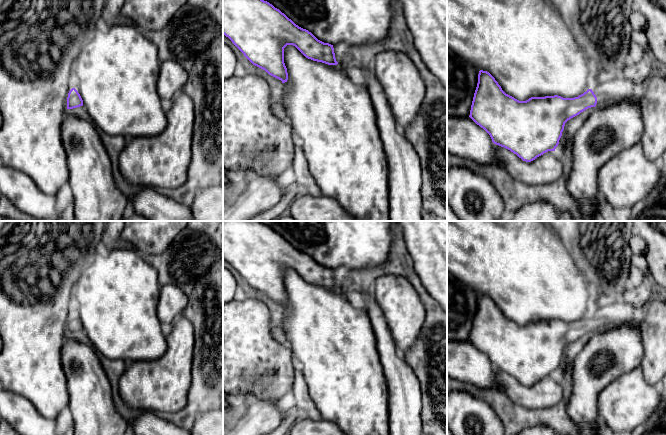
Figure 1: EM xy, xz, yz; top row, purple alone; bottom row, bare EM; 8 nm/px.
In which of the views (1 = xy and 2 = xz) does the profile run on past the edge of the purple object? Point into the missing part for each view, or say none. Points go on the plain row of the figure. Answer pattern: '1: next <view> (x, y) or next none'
1: next none
2: next none

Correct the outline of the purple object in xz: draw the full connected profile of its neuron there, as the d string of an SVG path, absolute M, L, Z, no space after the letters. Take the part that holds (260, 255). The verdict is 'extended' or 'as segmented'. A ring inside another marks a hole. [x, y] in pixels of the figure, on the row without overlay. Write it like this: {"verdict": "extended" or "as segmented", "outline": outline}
{"verdict": "as segmented", "outline": "M223 221L223 258L255 290L269 299L287 306L284 272L295 270L306 282L337 289L333 269L318 264L311 256L296 249L279 233L260 221Z"}

